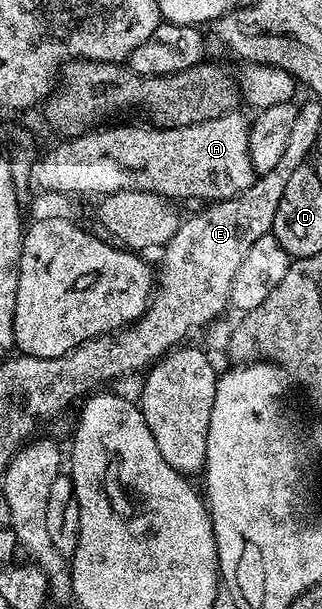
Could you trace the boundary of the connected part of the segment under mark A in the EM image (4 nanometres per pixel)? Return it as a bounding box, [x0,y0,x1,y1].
[33,111,255,203]

